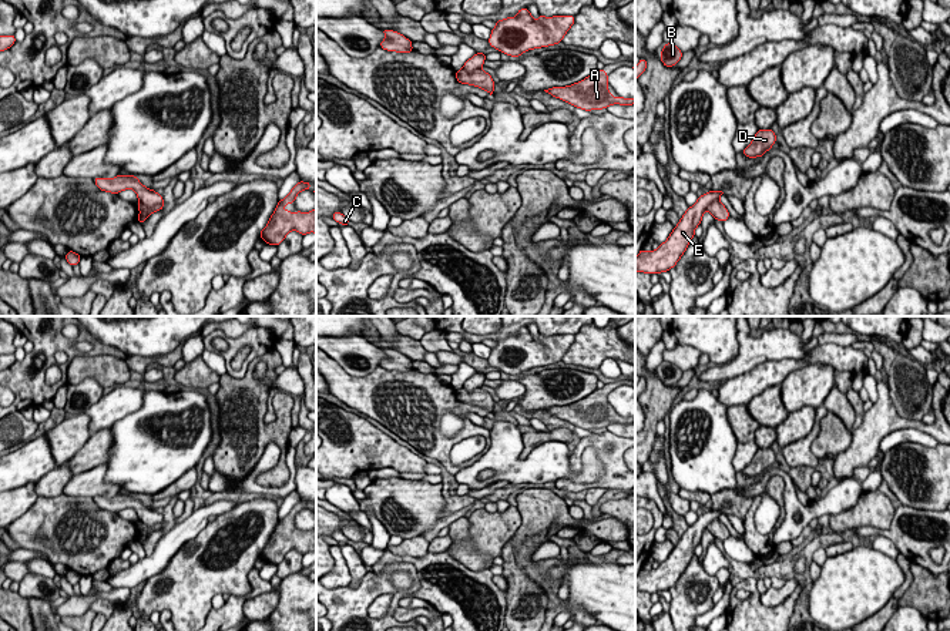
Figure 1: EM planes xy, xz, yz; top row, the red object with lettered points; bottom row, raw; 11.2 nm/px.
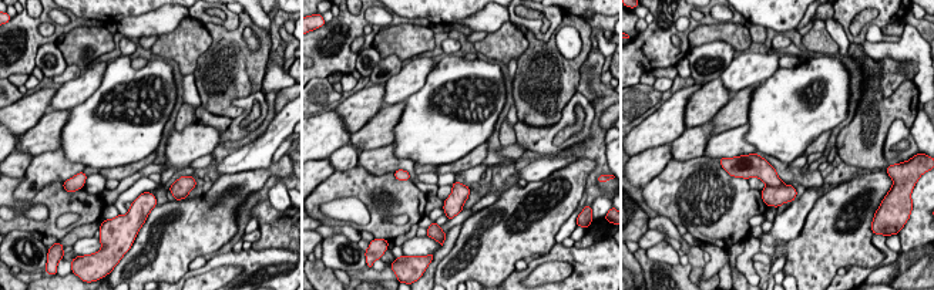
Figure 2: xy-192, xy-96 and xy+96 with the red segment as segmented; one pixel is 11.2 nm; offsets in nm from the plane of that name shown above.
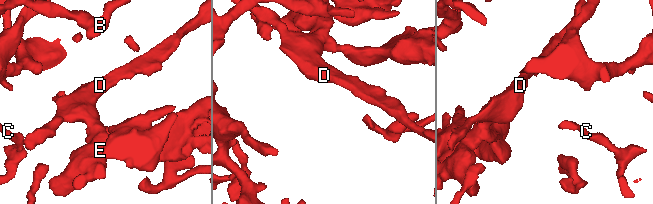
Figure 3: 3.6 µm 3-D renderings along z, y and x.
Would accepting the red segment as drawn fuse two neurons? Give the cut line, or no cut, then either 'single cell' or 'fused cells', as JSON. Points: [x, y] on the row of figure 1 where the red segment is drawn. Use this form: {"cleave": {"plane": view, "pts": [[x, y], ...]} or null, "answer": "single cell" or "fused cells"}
{"cleave": {"plane": "xy", "pts": [[138, 200], [148, 207], [161, 204]]}, "answer": "fused cells"}

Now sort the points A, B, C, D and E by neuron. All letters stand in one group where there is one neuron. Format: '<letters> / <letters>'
A / B C D E

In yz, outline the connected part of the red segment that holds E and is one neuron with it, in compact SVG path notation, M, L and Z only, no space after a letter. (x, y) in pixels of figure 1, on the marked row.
M714 191L698 197L698 201L687 209L678 225L664 244L651 252L641 249L635 258L635 271L645 273L667 272L677 265L691 239L695 235L695 228L701 225L701 219L708 205L719 199L722 191Z

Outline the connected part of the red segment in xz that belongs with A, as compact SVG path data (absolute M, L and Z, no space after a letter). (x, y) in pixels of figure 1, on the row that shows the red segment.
M597 68L587 78L575 84L567 87L553 87L544 91L585 111L602 110L612 104L635 104L635 98L612 97L608 91L607 78L608 74L604 71L604 68Z

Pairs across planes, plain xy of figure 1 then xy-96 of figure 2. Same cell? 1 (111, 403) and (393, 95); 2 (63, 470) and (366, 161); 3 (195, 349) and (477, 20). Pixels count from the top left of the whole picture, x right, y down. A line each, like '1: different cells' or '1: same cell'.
1: same cell
2: different cells
3: same cell

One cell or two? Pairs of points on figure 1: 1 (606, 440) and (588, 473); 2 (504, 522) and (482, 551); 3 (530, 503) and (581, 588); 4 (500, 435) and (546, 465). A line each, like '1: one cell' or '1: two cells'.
1: two cells
2: one cell
3: two cells
4: one cell

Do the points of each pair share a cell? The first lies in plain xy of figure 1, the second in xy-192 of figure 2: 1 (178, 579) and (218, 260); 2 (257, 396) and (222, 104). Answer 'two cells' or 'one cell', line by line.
1: two cells
2: one cell

